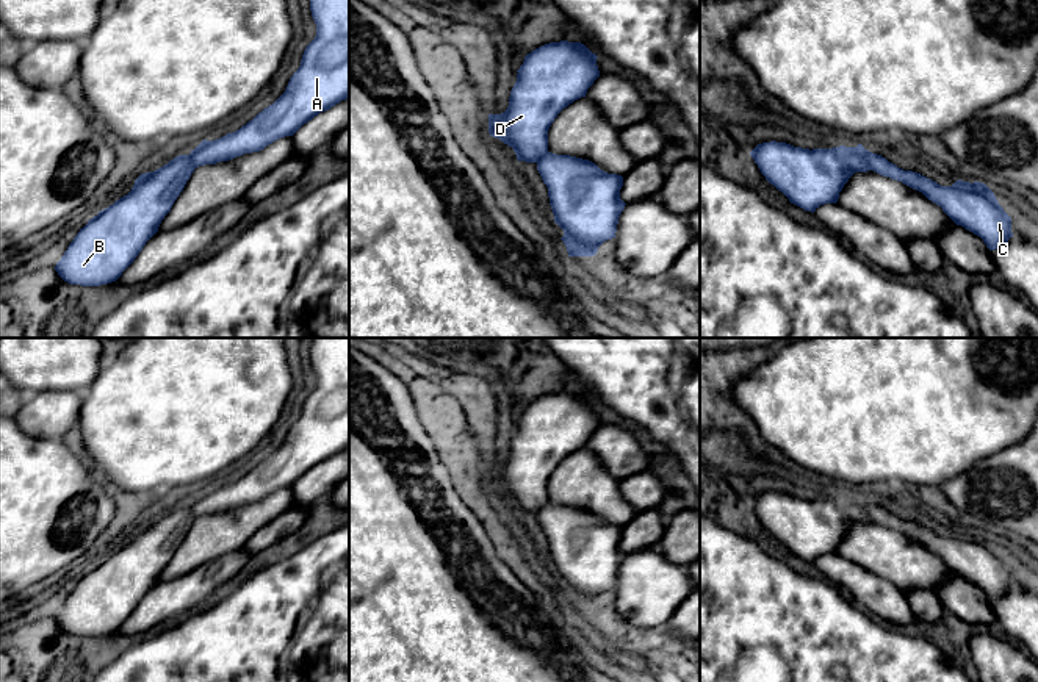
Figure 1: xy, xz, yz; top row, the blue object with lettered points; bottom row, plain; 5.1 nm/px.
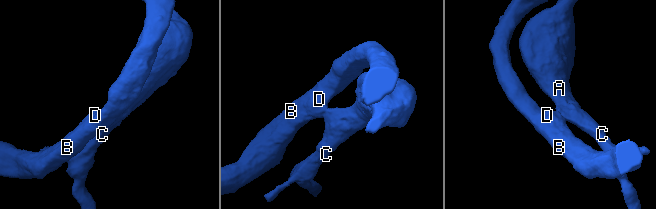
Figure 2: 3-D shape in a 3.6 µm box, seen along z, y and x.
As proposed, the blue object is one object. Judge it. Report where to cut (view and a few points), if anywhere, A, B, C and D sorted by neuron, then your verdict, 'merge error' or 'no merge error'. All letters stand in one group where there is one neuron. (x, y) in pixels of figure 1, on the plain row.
yz (855, 498), (871, 520) | A C / B D | merge error

